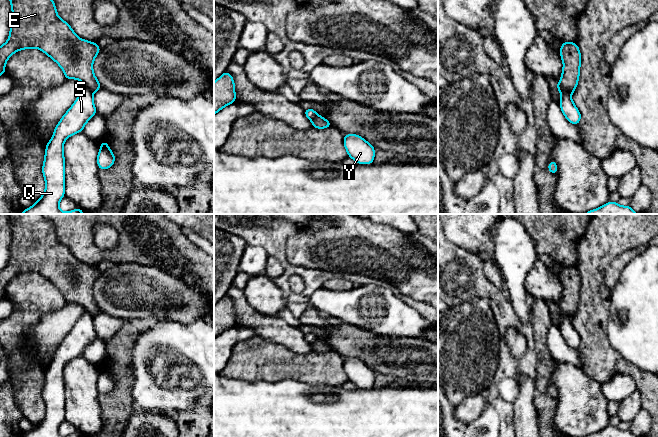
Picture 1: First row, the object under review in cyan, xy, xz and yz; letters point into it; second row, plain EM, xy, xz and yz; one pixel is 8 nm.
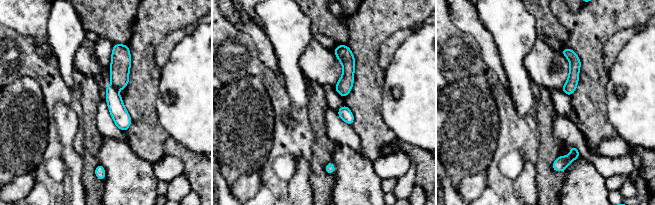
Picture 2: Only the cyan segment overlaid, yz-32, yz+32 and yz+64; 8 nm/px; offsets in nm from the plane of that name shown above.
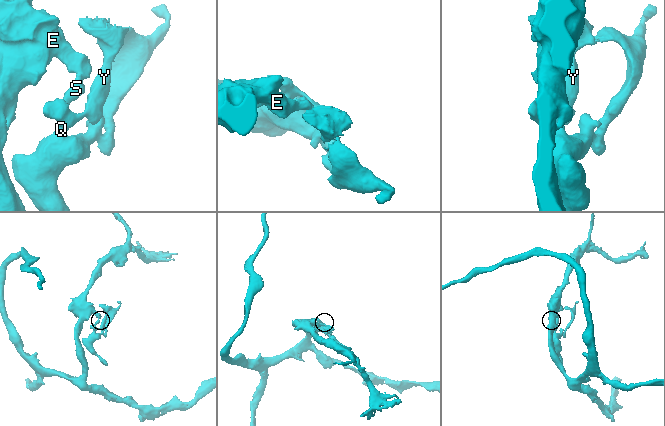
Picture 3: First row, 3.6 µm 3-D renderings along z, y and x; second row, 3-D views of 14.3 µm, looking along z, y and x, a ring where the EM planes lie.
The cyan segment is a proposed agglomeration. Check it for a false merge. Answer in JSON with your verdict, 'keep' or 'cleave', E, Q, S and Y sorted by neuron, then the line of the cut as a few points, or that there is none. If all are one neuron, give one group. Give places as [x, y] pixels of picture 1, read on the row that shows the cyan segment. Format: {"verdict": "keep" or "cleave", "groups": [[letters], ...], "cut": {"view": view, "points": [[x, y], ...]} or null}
{"verdict": "cleave", "groups": [["E"], ["Q", "S", "Y"]], "cut": {"view": "yz", "points": [[559, 83], [571, 93]]}}

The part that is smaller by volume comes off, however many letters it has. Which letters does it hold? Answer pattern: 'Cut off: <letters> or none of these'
Cut off: Q, S, Y

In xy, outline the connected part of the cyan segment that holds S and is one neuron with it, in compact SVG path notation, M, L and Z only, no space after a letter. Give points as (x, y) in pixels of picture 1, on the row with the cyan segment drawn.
M85 86L73 105L56 125L53 136L46 145L44 163L42 167L42 174L45 178L45 192L33 206L28 209L23 209L21 214L84 214L84 211L79 208L67 213L62 212L59 209L59 202L65 196L65 159L63 147L67 138L76 133L83 132L85 124L96 113L96 107L93 102L93 92Z

